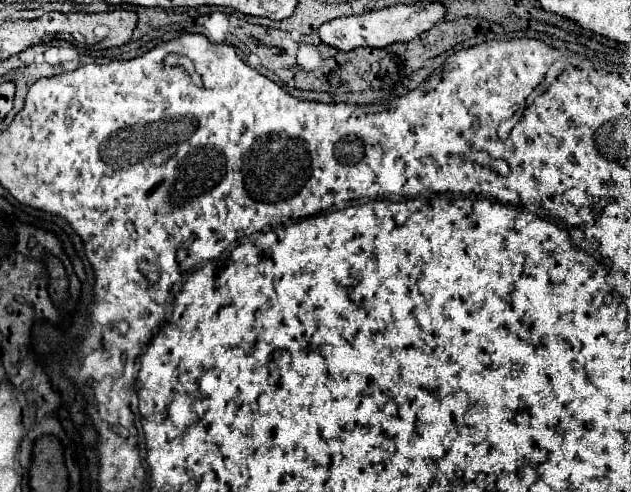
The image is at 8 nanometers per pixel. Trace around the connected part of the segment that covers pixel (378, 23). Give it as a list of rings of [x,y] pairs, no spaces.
[[[439,2],[429,4],[397,4],[383,10],[371,10],[361,16],[345,16],[335,18],[331,22],[325,22],[319,28],[319,36],[325,44],[335,46],[337,50],[355,50],[359,46],[371,46],[371,48],[383,48],[393,42],[409,42],[417,38],[419,34],[435,28],[445,18],[445,6]]]

